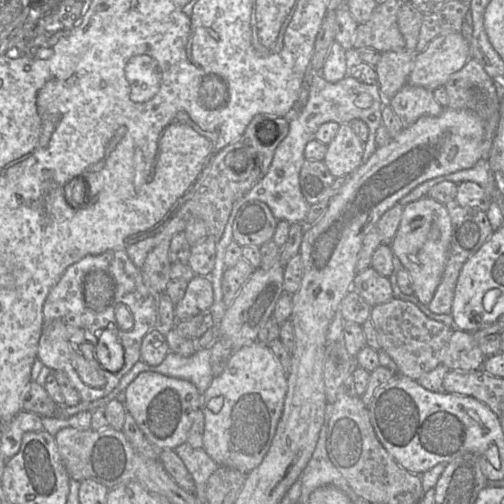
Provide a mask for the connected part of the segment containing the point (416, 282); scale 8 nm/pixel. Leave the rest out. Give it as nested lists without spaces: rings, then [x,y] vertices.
[[[424,197],[405,205],[398,231],[389,246],[409,273],[414,296],[426,306],[442,281],[450,240],[451,218],[443,203]]]

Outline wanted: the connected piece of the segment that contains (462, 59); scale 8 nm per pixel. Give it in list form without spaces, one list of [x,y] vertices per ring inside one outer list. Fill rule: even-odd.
[[[448,33],[431,40],[424,50],[413,54],[413,67],[408,77],[408,83],[427,90],[434,90],[444,85],[449,77],[463,68],[471,59],[469,45],[459,33]]]

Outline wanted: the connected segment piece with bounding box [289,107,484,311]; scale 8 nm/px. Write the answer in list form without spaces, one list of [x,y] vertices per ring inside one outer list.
[[[445,107],[438,116],[423,116],[406,126],[386,145],[376,148],[374,153],[354,172],[338,178],[328,195],[328,209],[315,223],[304,229],[298,256],[303,264],[303,277],[299,289],[289,294],[292,311],[302,305],[308,288],[328,291],[352,291],[352,284],[360,272],[358,256],[364,238],[376,228],[380,218],[420,184],[439,176],[472,168],[481,160],[481,145],[484,137],[484,122],[469,110]]]

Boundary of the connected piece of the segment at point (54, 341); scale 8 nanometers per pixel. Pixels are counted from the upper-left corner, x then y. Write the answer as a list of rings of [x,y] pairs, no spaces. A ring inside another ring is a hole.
[[[113,250],[98,255],[86,256],[65,270],[45,300],[43,307],[43,326],[38,345],[37,359],[40,360],[44,366],[53,371],[64,372],[72,386],[79,393],[81,402],[91,402],[109,395],[119,385],[122,377],[126,375],[138,361],[140,361],[141,344],[145,335],[153,329],[157,329],[158,296],[159,295],[150,291],[149,287],[147,287],[147,284],[144,281],[141,269],[131,261],[127,253],[123,250]],[[120,305],[126,306],[132,314],[134,325],[130,330],[123,330],[116,322],[115,311]]]

